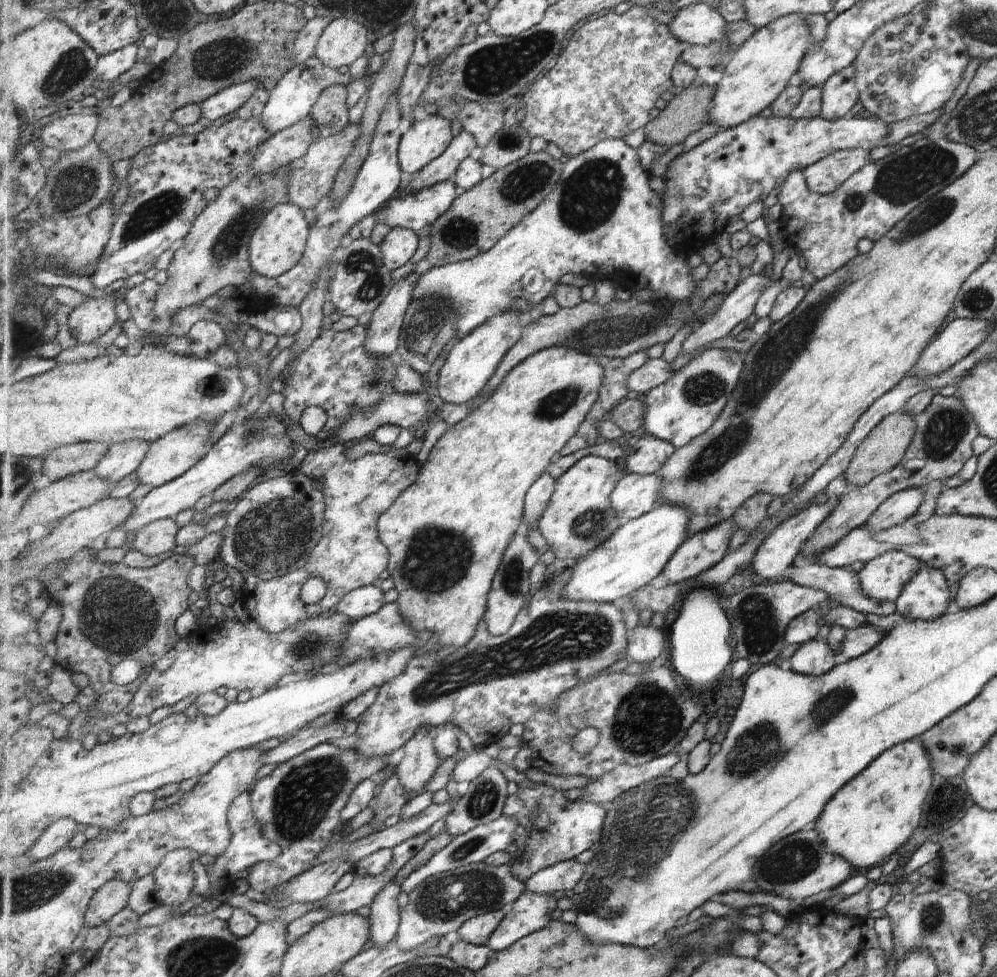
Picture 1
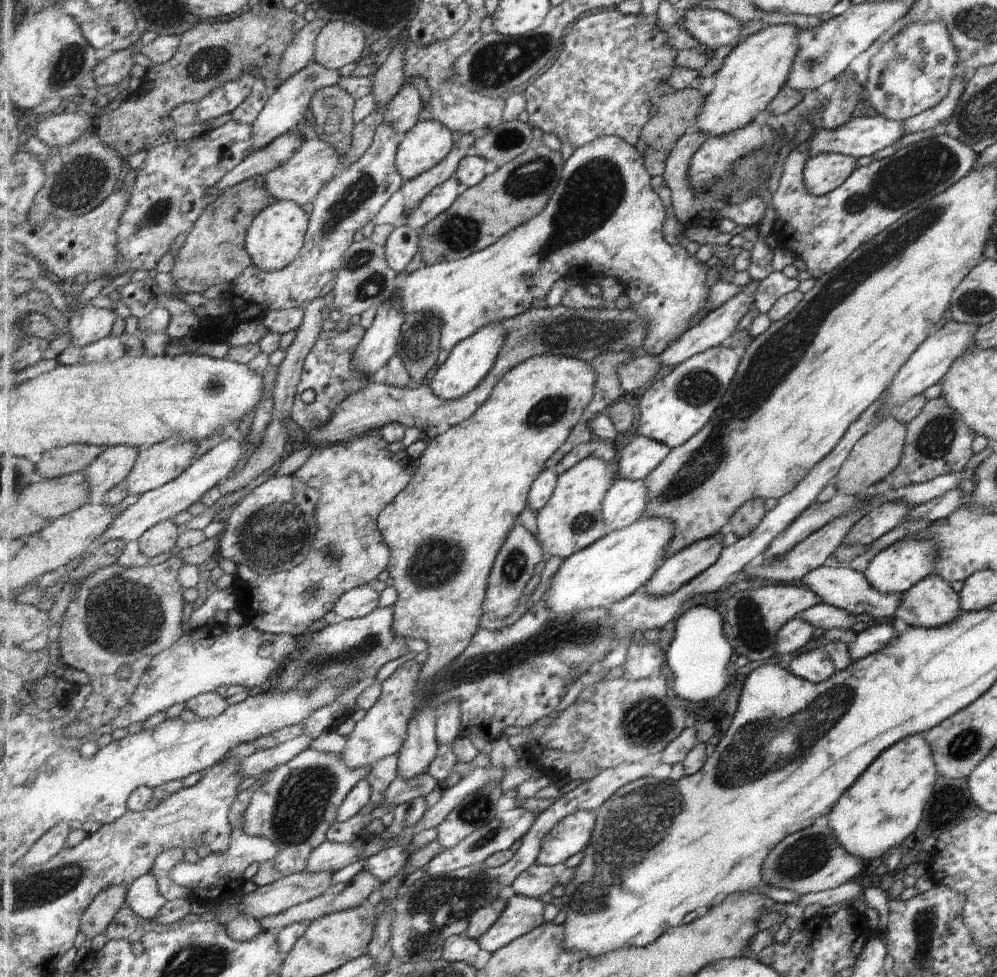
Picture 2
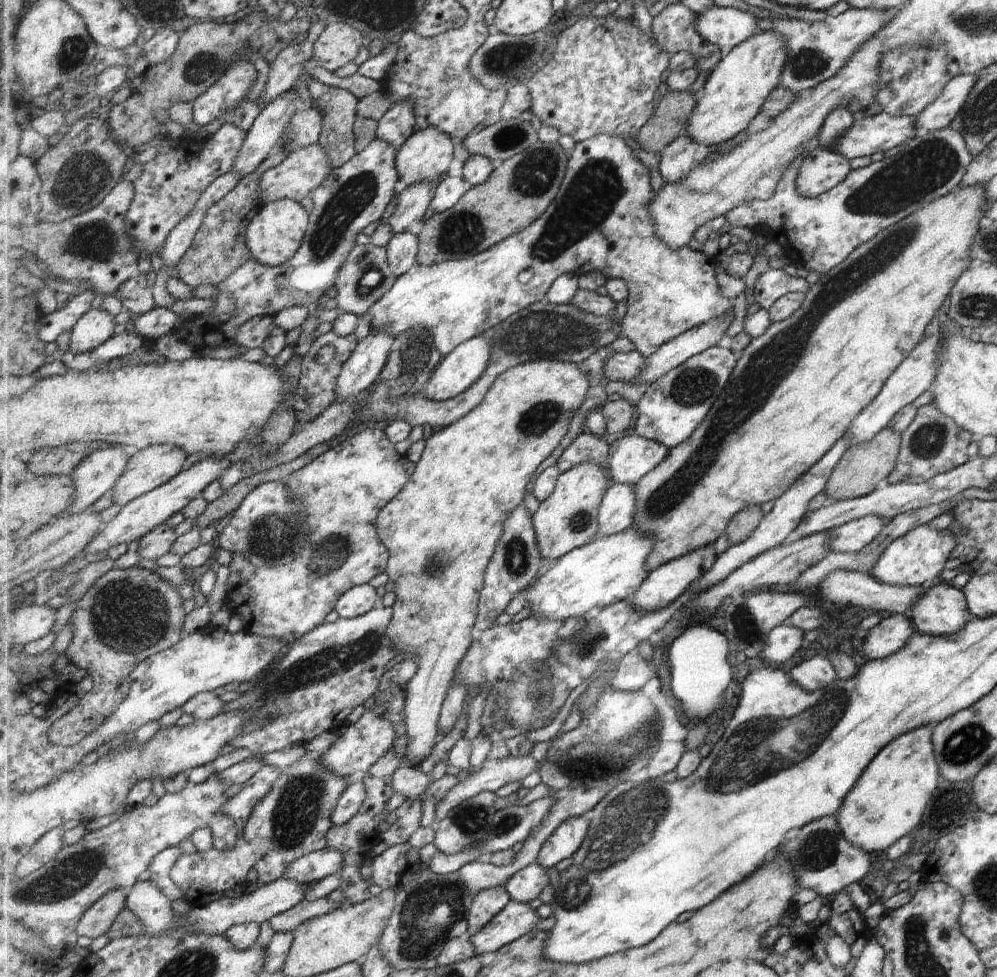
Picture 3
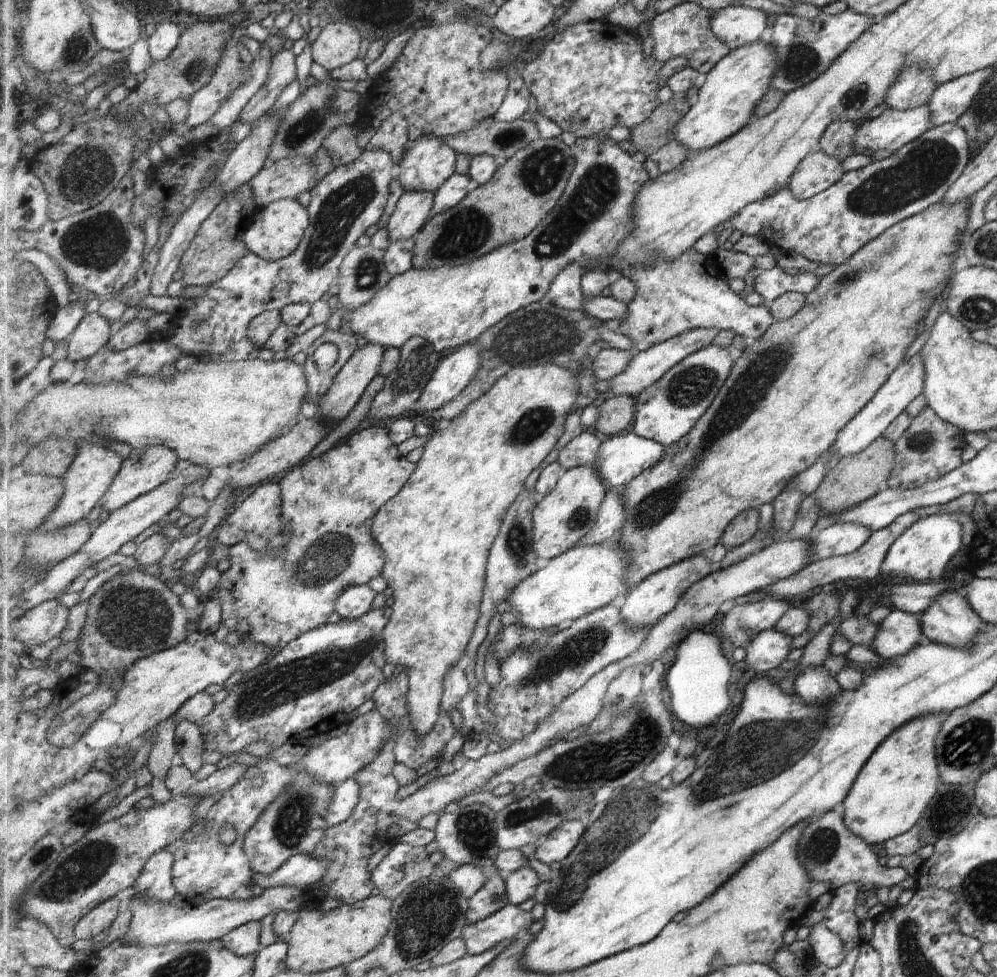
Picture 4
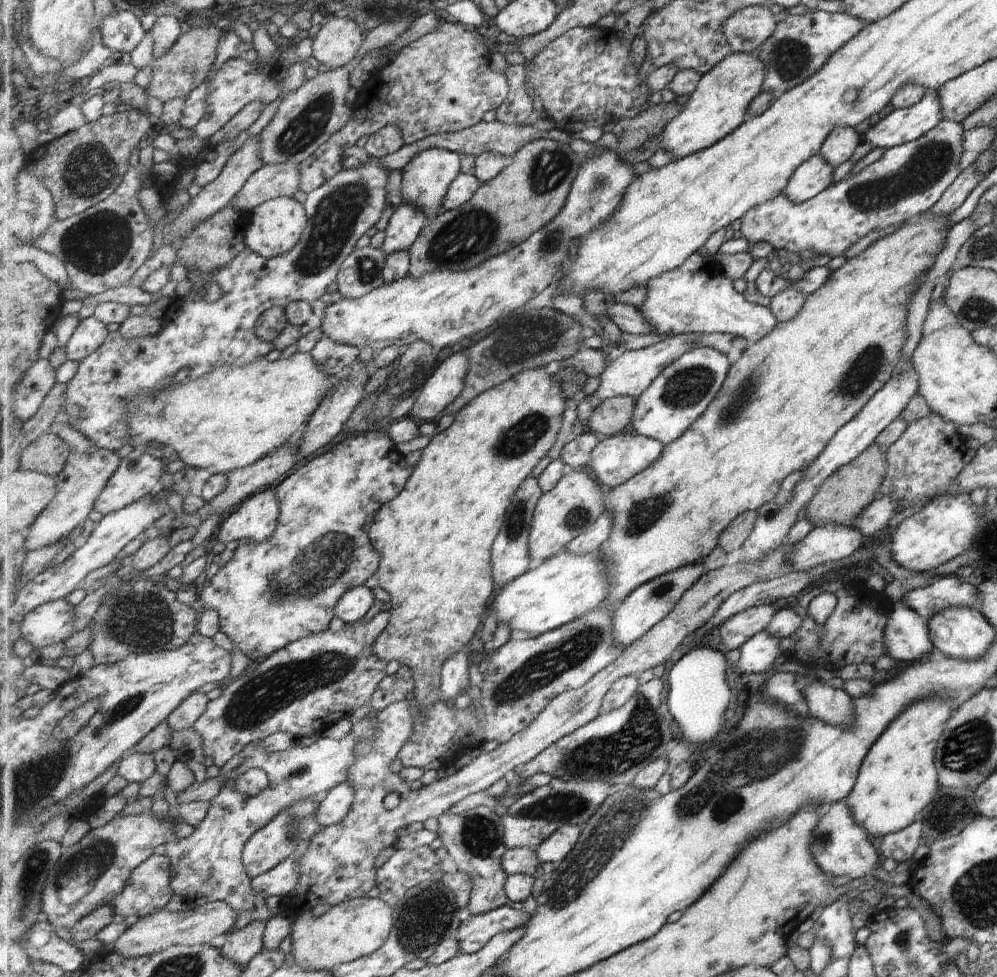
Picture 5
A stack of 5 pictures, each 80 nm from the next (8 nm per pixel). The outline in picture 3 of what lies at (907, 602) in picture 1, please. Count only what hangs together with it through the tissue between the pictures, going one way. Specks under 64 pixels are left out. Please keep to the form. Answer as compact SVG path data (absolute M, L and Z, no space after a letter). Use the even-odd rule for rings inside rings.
M935 579L921 588L923 588L921 594L913 601L912 607L903 614L911 621L915 632L933 636L953 634L960 631L960 628L973 618L967 610L963 593L951 584Z

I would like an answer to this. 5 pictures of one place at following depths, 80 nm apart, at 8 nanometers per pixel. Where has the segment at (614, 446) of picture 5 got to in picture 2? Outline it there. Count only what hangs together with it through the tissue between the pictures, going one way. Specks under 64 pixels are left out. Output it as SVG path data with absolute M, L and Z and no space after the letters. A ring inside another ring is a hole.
M637 434L621 451L614 466L620 478L646 480L646 478L671 454L665 443Z

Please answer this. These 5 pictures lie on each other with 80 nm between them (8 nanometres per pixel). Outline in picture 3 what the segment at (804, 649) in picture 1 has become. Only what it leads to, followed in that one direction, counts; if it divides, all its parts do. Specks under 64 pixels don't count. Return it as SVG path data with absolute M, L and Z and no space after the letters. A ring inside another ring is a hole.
M820 653L810 658L803 658L792 667L789 675L793 682L801 685L806 691L814 691L827 686L836 678L831 663Z

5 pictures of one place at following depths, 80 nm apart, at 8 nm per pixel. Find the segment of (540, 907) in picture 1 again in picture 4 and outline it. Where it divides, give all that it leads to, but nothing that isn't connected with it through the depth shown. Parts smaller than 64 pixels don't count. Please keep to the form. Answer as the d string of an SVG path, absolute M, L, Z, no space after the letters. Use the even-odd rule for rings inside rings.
M509 903L503 910L474 925L463 928L461 938L471 955L482 955L503 941L513 941L535 922L533 914Z

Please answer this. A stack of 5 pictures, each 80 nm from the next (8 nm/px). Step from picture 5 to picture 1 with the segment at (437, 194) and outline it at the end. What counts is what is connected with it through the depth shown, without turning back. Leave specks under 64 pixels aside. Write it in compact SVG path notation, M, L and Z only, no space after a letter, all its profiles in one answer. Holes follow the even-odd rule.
M428 115L422 121L410 124L400 140L400 165L407 178L418 175L430 162L439 158L449 148L454 139L451 121L444 116Z

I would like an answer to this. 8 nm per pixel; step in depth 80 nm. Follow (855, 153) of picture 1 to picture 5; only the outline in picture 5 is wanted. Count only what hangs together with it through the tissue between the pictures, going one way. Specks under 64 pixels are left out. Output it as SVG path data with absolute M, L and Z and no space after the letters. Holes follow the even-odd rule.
M820 154L808 158L793 173L784 195L794 203L802 203L831 185L833 166Z

